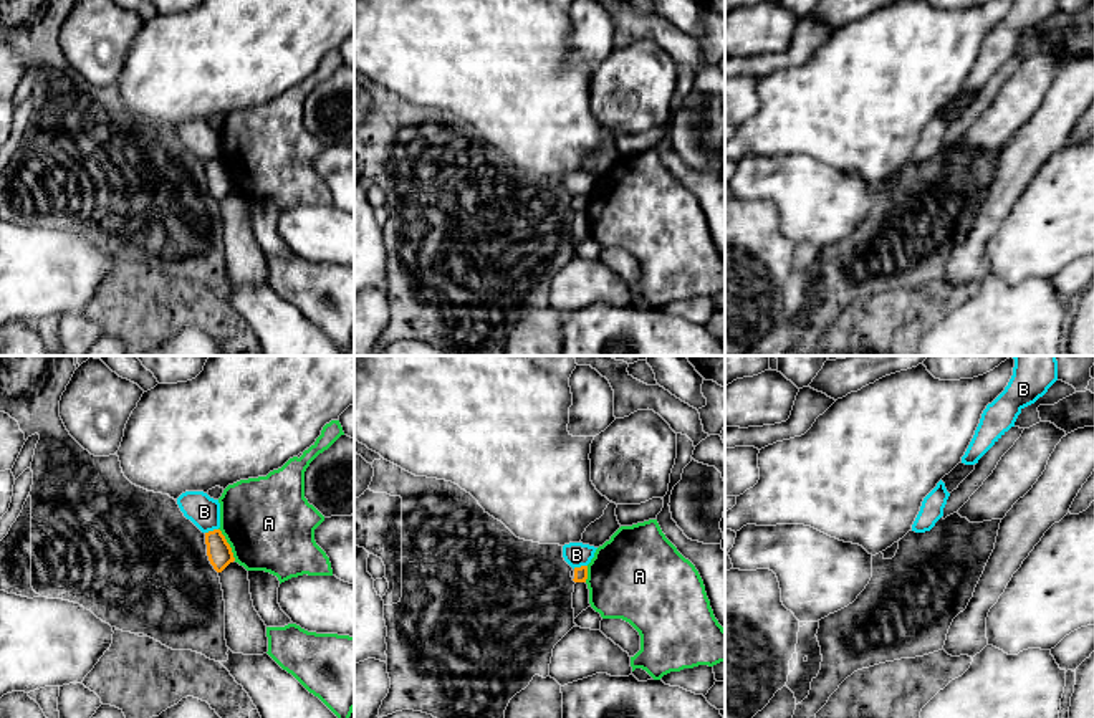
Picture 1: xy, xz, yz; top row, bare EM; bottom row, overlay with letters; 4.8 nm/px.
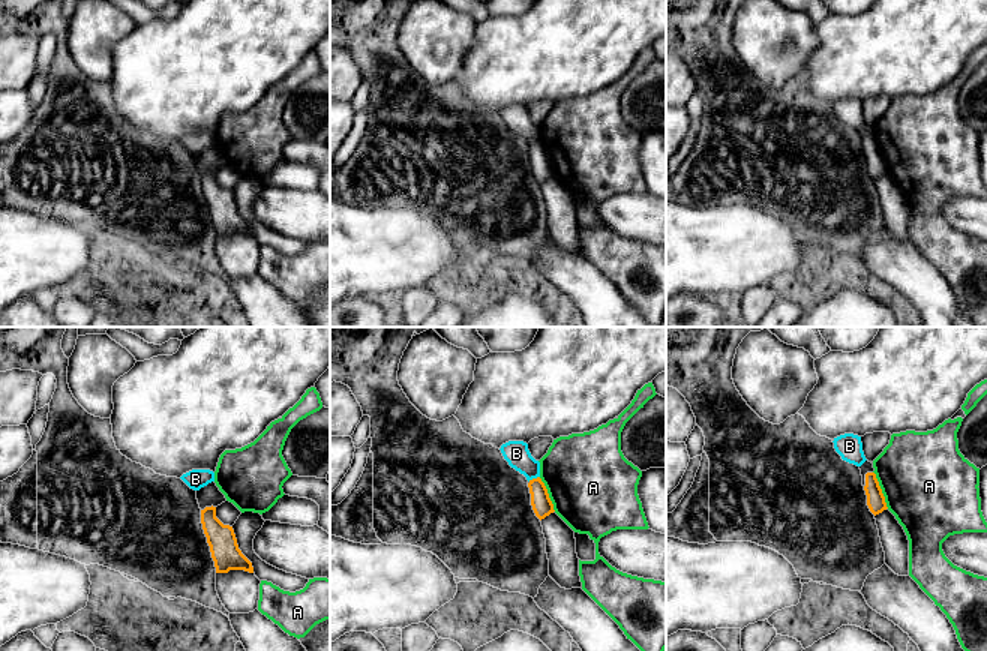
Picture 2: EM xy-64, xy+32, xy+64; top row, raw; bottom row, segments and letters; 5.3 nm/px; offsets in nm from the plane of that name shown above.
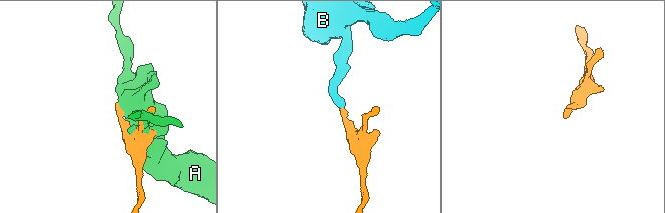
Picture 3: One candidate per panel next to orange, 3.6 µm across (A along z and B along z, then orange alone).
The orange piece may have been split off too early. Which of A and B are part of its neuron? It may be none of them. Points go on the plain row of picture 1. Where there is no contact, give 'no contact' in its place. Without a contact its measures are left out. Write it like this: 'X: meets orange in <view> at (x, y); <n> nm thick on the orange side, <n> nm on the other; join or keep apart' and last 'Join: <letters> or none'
A: meets orange in xy at (229, 174); 120 nm thick on the orange side, 440 nm on the other; keep apart
B: meets orange in xz at (581, 196); 60 nm thick on the orange side, 120 nm on the other; keep apart
Join: none

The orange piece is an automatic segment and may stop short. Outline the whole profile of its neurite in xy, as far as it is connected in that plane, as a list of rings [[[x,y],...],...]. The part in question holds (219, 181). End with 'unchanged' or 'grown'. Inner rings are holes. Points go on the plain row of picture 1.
[[[220,159],[205,162],[207,185],[217,202],[235,190],[230,174]]]; unchanged

